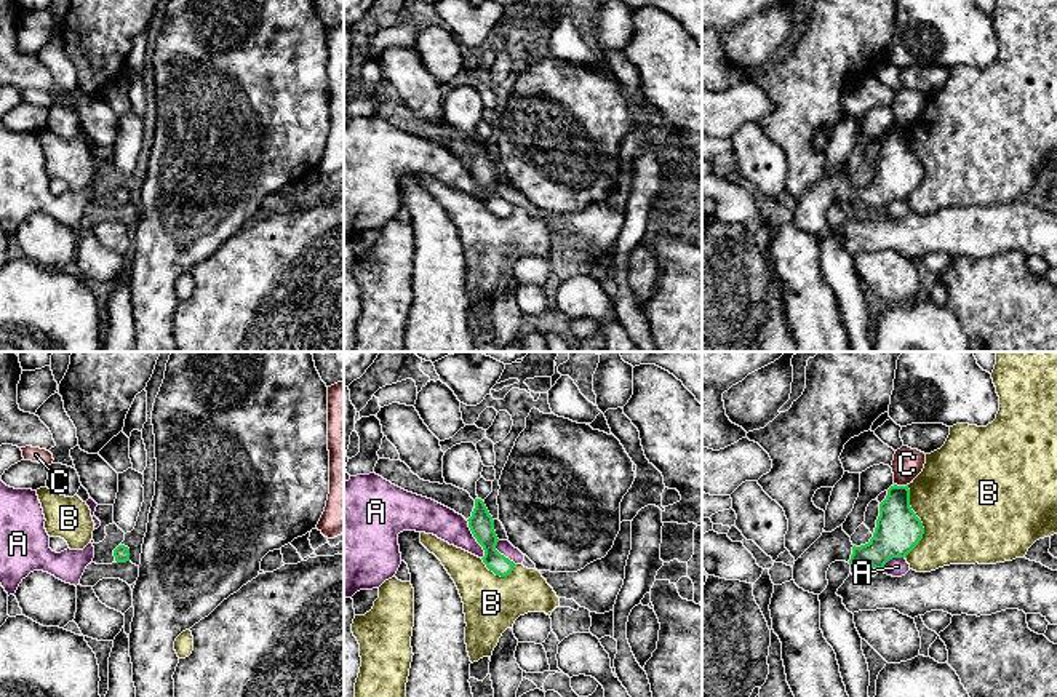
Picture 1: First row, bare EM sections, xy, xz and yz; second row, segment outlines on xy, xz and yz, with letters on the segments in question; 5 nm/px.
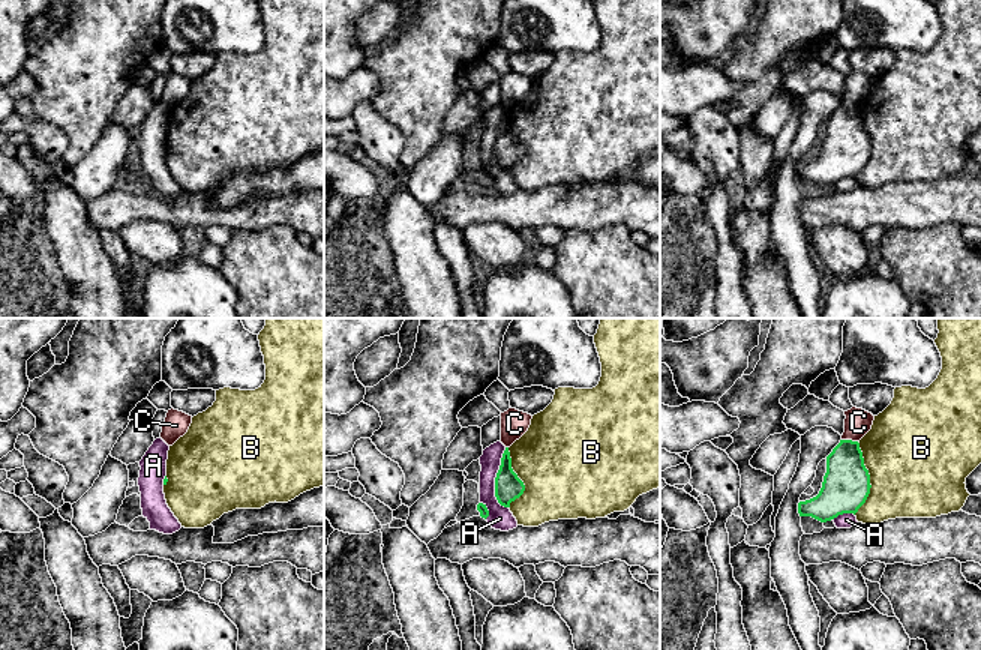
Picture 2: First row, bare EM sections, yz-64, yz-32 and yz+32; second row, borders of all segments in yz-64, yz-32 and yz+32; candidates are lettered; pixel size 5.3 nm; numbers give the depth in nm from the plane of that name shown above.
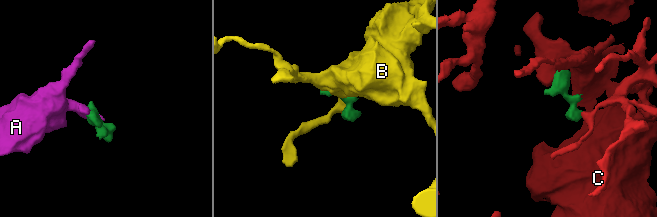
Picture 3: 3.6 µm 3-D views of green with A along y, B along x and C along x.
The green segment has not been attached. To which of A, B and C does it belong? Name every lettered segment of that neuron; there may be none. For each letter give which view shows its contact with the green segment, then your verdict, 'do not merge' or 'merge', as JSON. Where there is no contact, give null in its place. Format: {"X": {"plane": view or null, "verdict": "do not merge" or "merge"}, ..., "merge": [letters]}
{"A": {"plane": "xz", "verdict": "do not merge"}, "B": {"plane": "yz", "verdict": "do not merge"}, "C": {"plane": "yz", "verdict": "do not merge"}, "merge": []}

